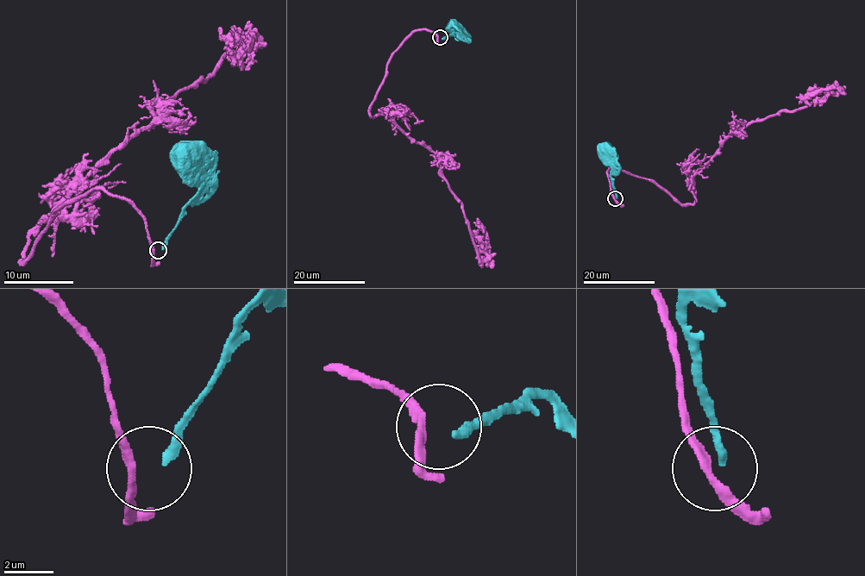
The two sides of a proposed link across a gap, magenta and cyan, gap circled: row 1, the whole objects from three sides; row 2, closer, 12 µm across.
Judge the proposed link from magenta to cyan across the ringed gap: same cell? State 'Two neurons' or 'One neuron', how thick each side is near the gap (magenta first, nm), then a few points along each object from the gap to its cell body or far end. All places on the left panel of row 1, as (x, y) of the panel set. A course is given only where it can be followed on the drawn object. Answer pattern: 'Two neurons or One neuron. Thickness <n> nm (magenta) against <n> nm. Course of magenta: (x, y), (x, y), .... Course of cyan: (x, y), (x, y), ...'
One neuron. Thickness 320 nm (magenta) against 360 nm. Course of magenta: (154, 250), (130, 203), (92, 189), (55, 210), (21, 260), (28, 234), (55, 207), (229, 53). Course of cyan: (161, 250), (182, 209), (197, 190), (197, 163), (189, 154)

